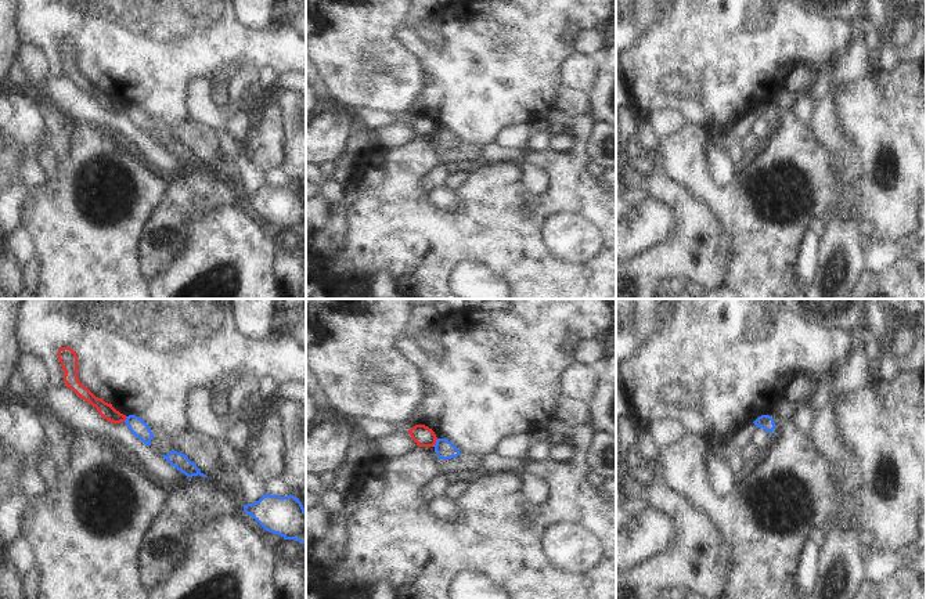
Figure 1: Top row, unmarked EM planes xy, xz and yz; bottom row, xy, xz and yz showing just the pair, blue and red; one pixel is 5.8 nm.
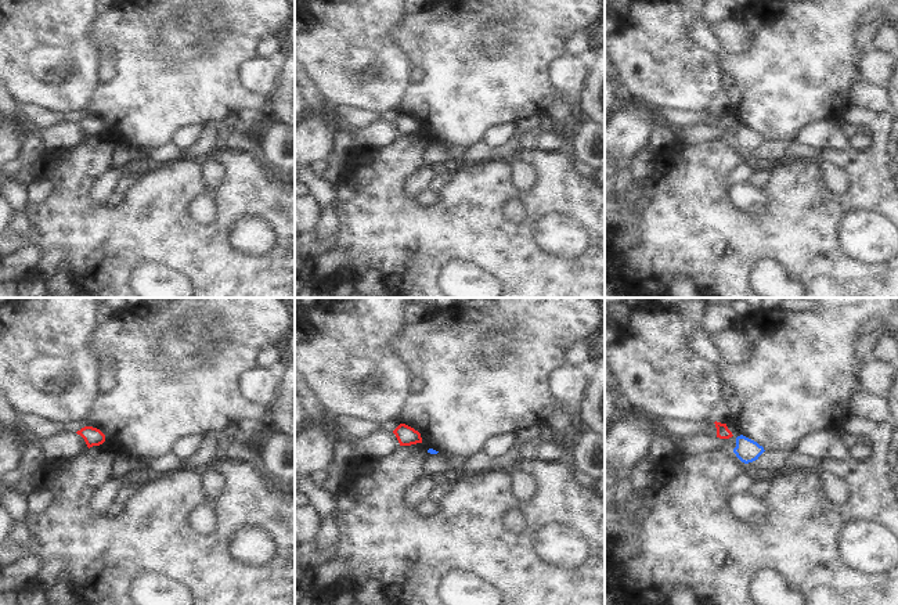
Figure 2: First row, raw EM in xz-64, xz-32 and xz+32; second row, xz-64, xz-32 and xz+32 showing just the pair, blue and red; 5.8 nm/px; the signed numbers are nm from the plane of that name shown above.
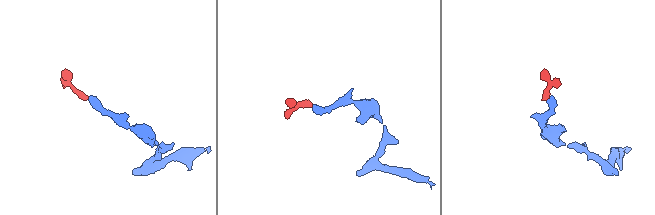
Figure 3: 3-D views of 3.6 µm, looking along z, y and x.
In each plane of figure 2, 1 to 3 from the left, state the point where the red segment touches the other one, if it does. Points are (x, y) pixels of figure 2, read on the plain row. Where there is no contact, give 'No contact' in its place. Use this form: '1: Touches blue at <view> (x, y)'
1: No contact
2: No contact
3: No contact

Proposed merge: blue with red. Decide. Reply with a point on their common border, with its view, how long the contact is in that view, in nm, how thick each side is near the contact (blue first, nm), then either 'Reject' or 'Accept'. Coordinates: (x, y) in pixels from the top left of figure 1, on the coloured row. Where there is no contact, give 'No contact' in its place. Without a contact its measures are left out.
Touches blue at xz (436, 443). Shared border 60 nm. Thickness 110 nm (blue) against 120 nm. Reject

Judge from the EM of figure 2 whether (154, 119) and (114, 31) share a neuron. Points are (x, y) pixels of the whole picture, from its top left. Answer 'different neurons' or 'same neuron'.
same neuron

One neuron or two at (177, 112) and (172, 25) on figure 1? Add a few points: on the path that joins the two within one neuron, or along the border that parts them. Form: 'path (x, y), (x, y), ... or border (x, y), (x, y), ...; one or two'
path (172, 90), (172, 47); one

